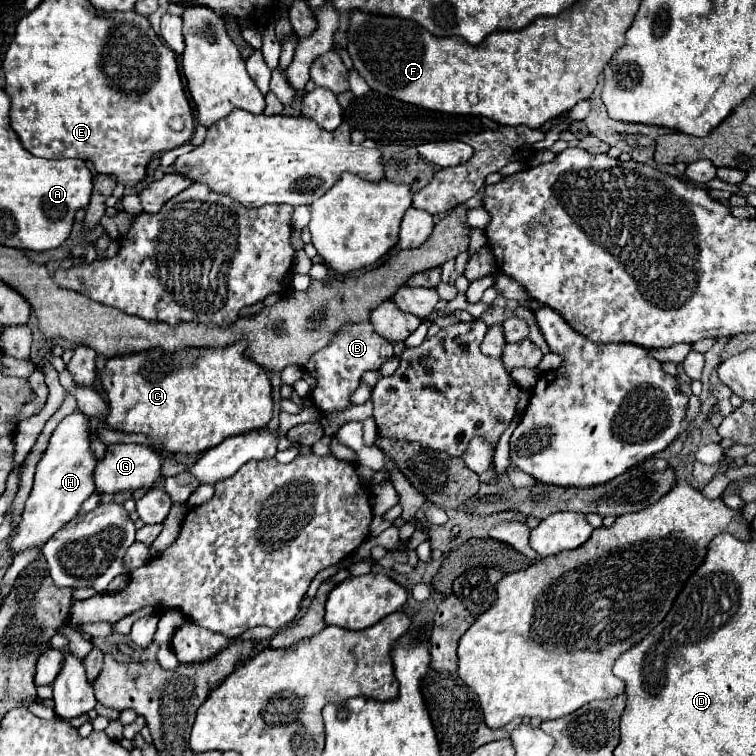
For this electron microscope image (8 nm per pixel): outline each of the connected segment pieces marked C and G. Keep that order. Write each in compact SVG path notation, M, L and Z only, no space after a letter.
M234 342L226 348L184 348L176 352L168 350L144 350L136 354L112 356L102 370L102 384L108 394L110 414L108 426L122 432L146 434L154 446L168 452L202 454L212 446L218 446L230 436L238 436L250 430L264 428L272 418L272 386L266 370L254 360L244 356L246 342Z
M112 444L104 460L98 462L94 470L94 482L98 492L122 492L122 490L150 490L162 478L162 458L156 450L140 444Z

